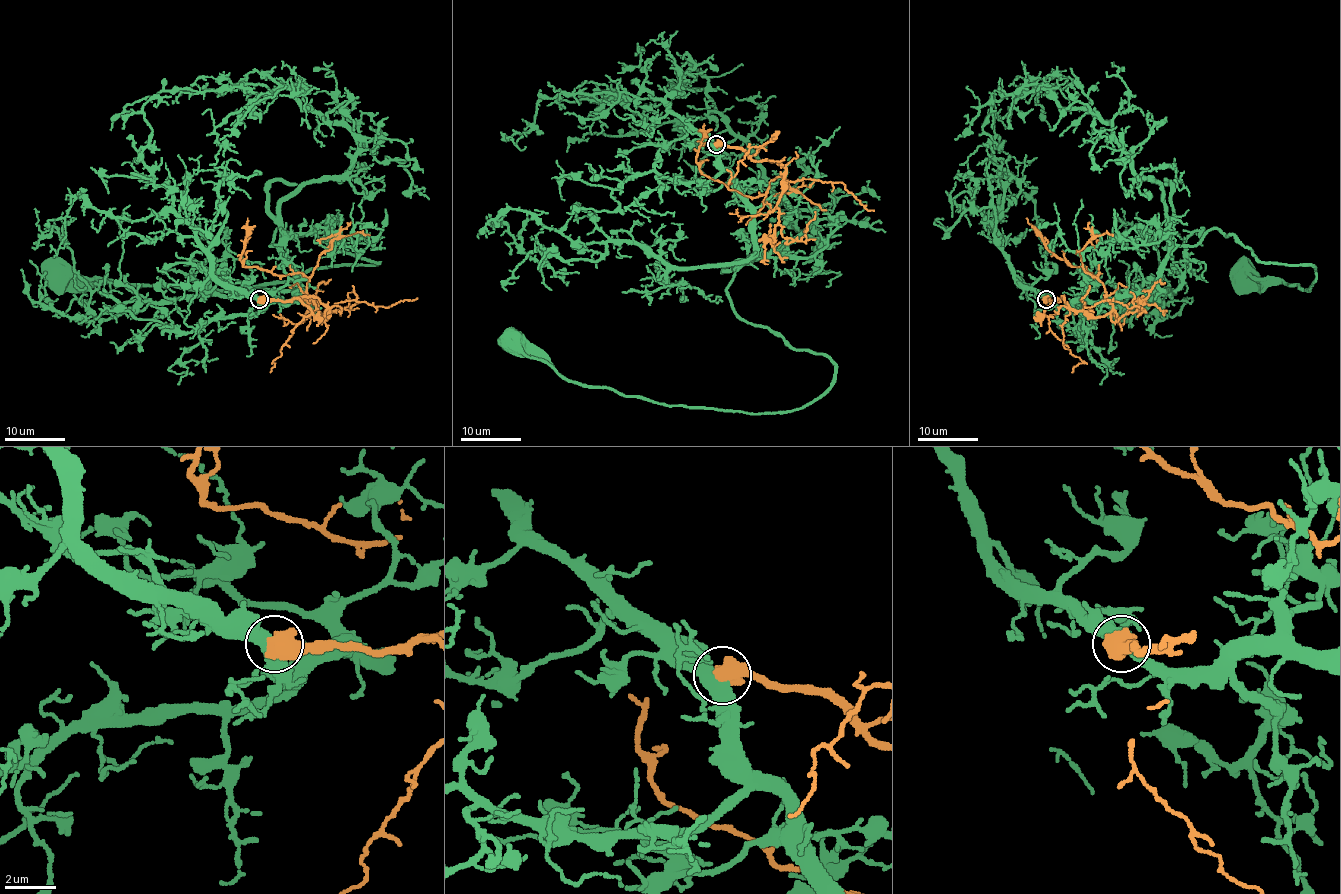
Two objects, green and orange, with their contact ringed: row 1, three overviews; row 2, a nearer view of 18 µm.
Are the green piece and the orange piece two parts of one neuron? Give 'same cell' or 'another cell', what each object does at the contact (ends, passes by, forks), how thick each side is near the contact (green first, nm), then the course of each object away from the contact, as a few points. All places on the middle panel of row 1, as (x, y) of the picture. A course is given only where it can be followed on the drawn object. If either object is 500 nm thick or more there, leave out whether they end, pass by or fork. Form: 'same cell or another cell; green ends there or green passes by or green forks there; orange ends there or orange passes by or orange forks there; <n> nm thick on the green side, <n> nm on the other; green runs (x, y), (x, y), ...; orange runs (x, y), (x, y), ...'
another cell; 500 nm thick on the green side, 800 nm on the other; green runs (716, 144), (752, 210), (735, 312), (825, 355), (832, 383), (779, 412), (665, 406), (512, 342); orange runs (716, 144), (785, 169), (772, 210), (764, 195), (744, 197), (700, 171), (696, 154), (703, 124)

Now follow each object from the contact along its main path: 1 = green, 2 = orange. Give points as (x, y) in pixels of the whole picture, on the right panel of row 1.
1: (1046, 300), (1134, 297), (1175, 248), (1215, 228), (1268, 263), (1310, 265), (1316, 278), (1310, 289), (1245, 278)
2: (1046, 300), (1063, 297), (1072, 309), (1095, 316), (1107, 315), (1113, 304), (1099, 274), (1057, 257), (1026, 218)

